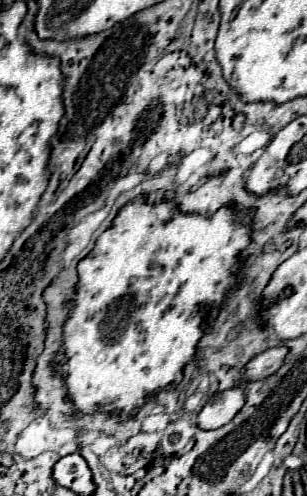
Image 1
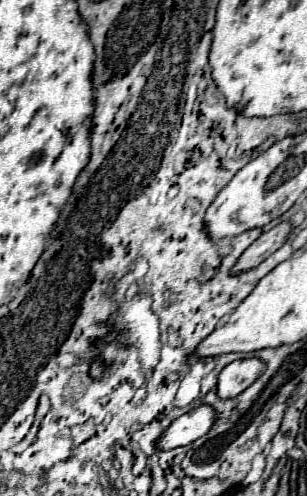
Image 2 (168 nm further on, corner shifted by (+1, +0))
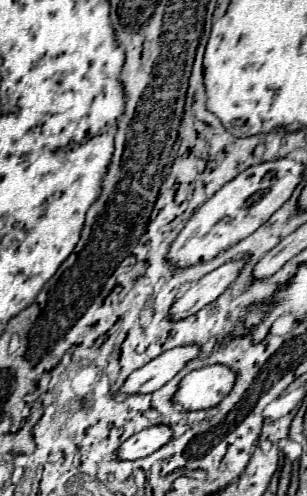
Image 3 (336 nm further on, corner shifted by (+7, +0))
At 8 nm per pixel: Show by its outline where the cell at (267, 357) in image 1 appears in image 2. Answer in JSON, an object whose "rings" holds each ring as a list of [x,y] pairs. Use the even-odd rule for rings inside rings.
{"rings":[[[244,358],[244,360],[230,362],[218,374],[218,386],[216,386],[218,398],[228,400],[238,396],[258,378],[260,370],[262,370],[262,362],[258,358]]]}

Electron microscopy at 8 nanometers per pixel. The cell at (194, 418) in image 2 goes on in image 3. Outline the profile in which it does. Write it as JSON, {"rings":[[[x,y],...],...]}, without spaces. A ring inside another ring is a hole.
{"rings":[[[156,424],[156,426],[150,426],[146,430],[134,434],[132,438],[128,438],[120,446],[118,454],[122,460],[138,460],[138,458],[150,456],[152,452],[156,452],[170,440],[174,440],[174,430],[166,424]]]}

